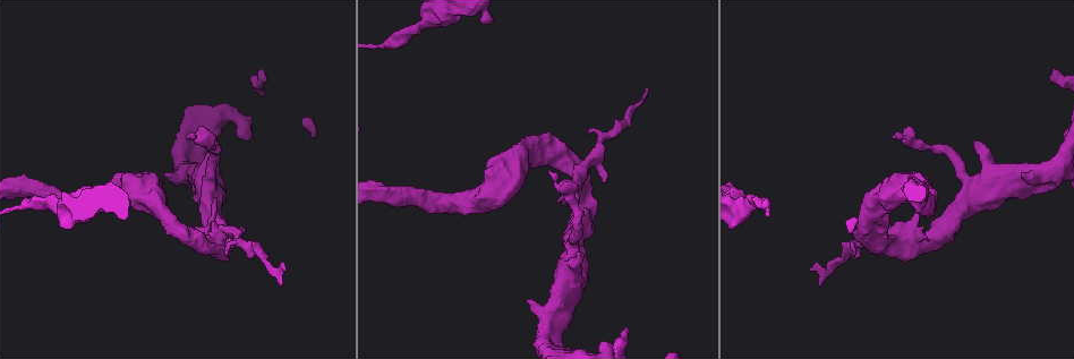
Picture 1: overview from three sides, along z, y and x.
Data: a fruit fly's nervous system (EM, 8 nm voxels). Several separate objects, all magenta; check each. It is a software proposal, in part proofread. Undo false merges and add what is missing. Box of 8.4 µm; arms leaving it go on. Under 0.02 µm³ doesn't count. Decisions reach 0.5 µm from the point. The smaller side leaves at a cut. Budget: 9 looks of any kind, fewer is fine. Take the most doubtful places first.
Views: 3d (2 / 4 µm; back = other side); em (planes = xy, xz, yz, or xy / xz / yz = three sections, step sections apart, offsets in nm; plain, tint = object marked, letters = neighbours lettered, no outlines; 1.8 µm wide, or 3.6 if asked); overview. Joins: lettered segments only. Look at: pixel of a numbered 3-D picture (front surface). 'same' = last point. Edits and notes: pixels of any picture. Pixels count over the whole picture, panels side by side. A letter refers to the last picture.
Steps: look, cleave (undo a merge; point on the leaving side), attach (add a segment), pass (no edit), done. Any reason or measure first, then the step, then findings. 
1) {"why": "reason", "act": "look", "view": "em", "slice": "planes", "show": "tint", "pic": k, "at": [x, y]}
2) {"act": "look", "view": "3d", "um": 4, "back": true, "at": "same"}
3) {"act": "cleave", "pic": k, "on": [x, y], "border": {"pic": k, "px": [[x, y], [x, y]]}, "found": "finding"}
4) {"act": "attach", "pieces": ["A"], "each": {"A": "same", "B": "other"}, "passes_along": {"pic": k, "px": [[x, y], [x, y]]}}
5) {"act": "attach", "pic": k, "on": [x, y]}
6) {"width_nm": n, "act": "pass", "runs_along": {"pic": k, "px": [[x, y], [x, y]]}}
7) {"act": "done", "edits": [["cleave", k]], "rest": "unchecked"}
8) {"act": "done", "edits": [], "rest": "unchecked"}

{"why": "stops while still wide", "act": "look", "view": "em", "slice": "planes", "show": "letters", "pic": 1, "at": [493, 19]}

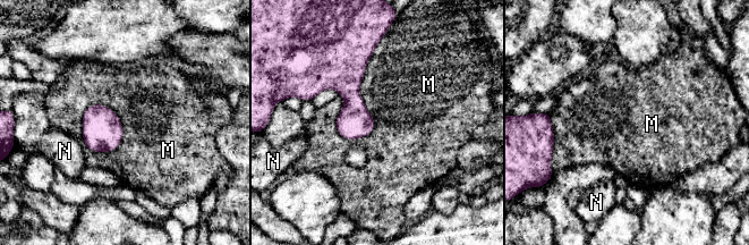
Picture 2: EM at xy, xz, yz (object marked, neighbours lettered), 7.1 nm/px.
{"act": "pass", "each": {"M": "other", "N": "other"}, "border": {"pic": 2, "px": [[376, 45], [346, 140]]}, "found": "no lettered segment goes on from it"}

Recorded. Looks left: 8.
{"why": "end of a long branch", "act": "look", "view": "3d", "um": 2, "pic": 1, "at": [187, 138]}

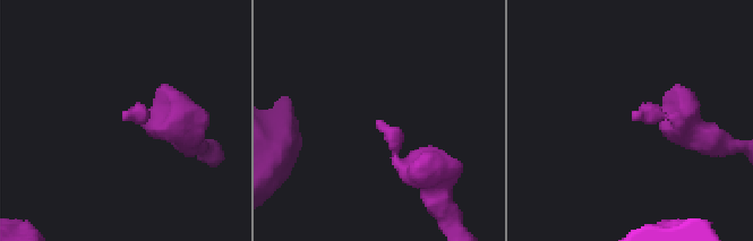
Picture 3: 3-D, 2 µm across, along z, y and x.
{"why": "now the EM", "act": "look", "view": "em", "slice": "xz", "step": 4, "show": "tint", "pic": 3, "at": [122, 117]}

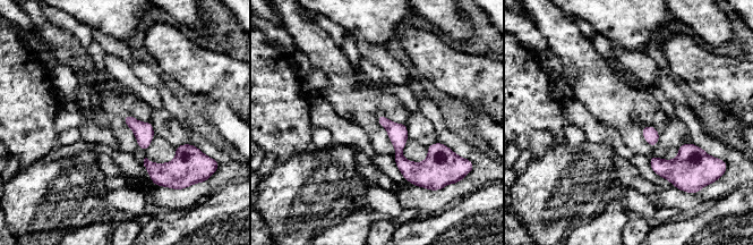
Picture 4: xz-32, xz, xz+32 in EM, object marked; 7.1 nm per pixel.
{"act": "look", "view": "em", "slice": "planes", "show": "letters", "at": "same"}

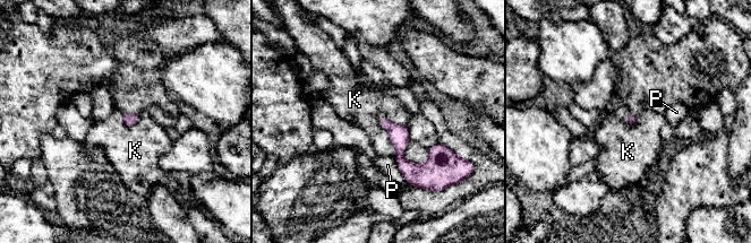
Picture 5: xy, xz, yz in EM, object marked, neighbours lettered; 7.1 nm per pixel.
{"longest_contact_nm": ["K", 320], "act": "pass", "each": {"K": "other", "P": "other"}, "border": {"pic": 5, "px": [[380, 115], [378, 123], [397, 155]]}, "found": "no lettered segment goes on from it"}

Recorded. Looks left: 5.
{"why": "branch stops here", "act": "look", "view": "em", "slice": "planes", "show": "letters", "pic": 1, "at": [975, 142]}

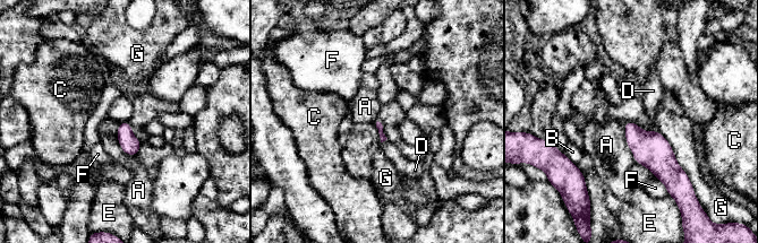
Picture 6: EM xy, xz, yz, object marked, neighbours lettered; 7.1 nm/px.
{"act": "pass", "each": {"A": "other", "B": "other", "C": "other", "D": "other", "E": "other", "F": "other", "G": "other"}, "border": {"pic": 6, "px": [[623, 124], [626, 141], [636, 162]]}, "found": "none of them fits"}

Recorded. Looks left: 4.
{"why": "stops while still wide", "act": "look", "view": "em", "slice": "planes", "show": "letters", "pic": 1, "at": [526, 300]}

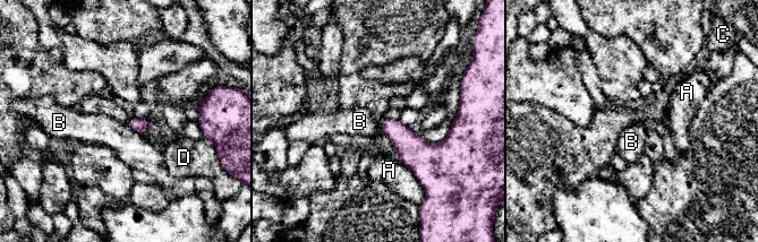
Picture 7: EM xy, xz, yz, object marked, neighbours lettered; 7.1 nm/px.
{"act": "pass", "each": {"A": "other", "B": "other", "C": "other", "D": "other"}, "border": {"pic": 7, "px": [[126, 123], [144, 135]]}, "found": "none of them fits"}

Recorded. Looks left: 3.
{"act": "done", "edits": [], "rest": "unchecked"}

